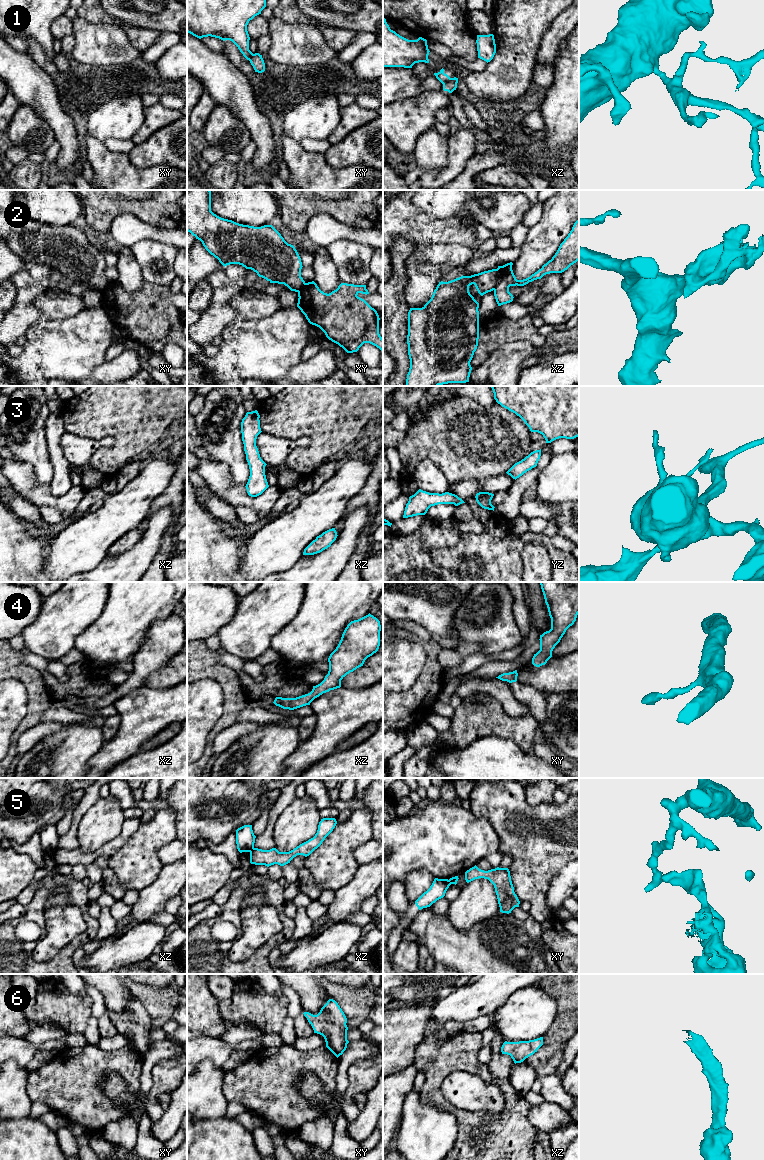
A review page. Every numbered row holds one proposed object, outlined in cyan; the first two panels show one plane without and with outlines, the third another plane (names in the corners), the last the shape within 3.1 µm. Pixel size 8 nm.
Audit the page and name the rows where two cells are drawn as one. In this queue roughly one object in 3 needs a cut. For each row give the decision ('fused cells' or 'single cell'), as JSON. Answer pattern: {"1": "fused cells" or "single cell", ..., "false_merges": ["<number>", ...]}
{"1": "fused cells", "2": "fused cells", "3": "single cell", "4": "single cell", "5": "fused cells", "6": "single cell", "false_merges": ["1", "2", "5"]}

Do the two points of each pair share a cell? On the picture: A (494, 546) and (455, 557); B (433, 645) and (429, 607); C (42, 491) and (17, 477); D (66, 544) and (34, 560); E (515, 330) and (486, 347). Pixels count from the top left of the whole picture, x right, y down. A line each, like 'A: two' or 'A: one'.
A: one
B: two
C: one
D: two
E: one

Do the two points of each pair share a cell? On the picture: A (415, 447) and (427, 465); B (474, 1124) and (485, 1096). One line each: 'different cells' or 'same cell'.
A: different cells
B: different cells

